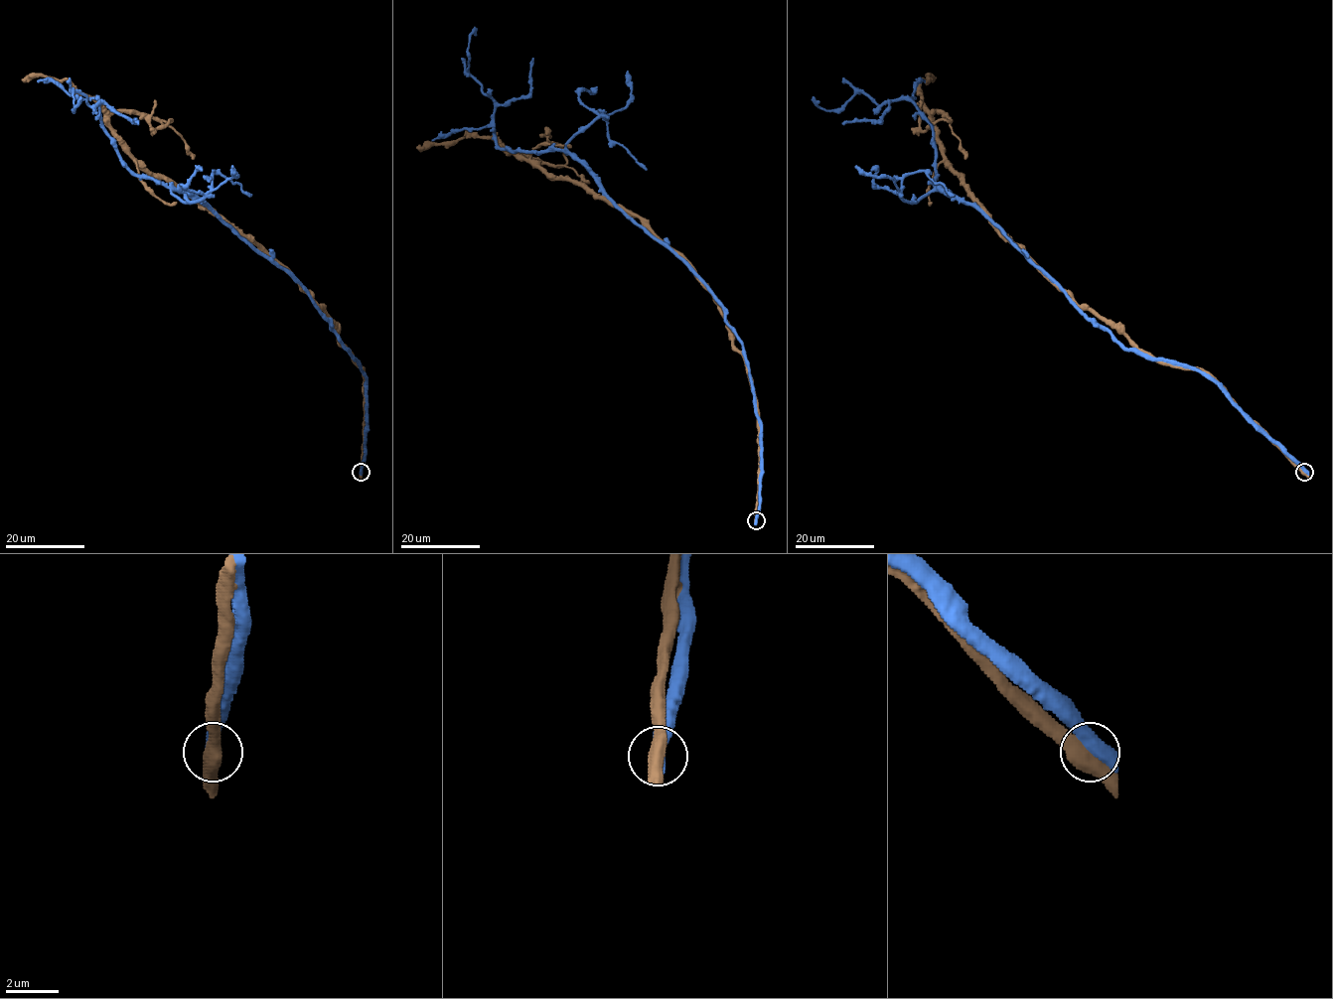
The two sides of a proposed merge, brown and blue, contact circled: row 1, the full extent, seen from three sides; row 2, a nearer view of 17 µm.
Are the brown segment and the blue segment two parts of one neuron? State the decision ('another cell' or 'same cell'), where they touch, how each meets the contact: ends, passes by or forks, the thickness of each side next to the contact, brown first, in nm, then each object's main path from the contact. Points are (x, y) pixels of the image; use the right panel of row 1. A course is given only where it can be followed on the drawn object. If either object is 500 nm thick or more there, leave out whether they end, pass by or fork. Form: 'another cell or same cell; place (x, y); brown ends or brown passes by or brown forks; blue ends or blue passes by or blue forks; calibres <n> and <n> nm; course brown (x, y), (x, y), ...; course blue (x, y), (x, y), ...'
another cell; place (1304, 472); calibres 550 and 650 nm; course brown (1304, 471), (1203, 371), (1141, 352), (1008, 241), (948, 162), (931, 116), (951, 120), (922, 130), (920, 100); course blue (1304, 471), (1217, 383), (1127, 351), (935, 185), (934, 133), (910, 100), (857, 91), (831, 110), (813, 96)

